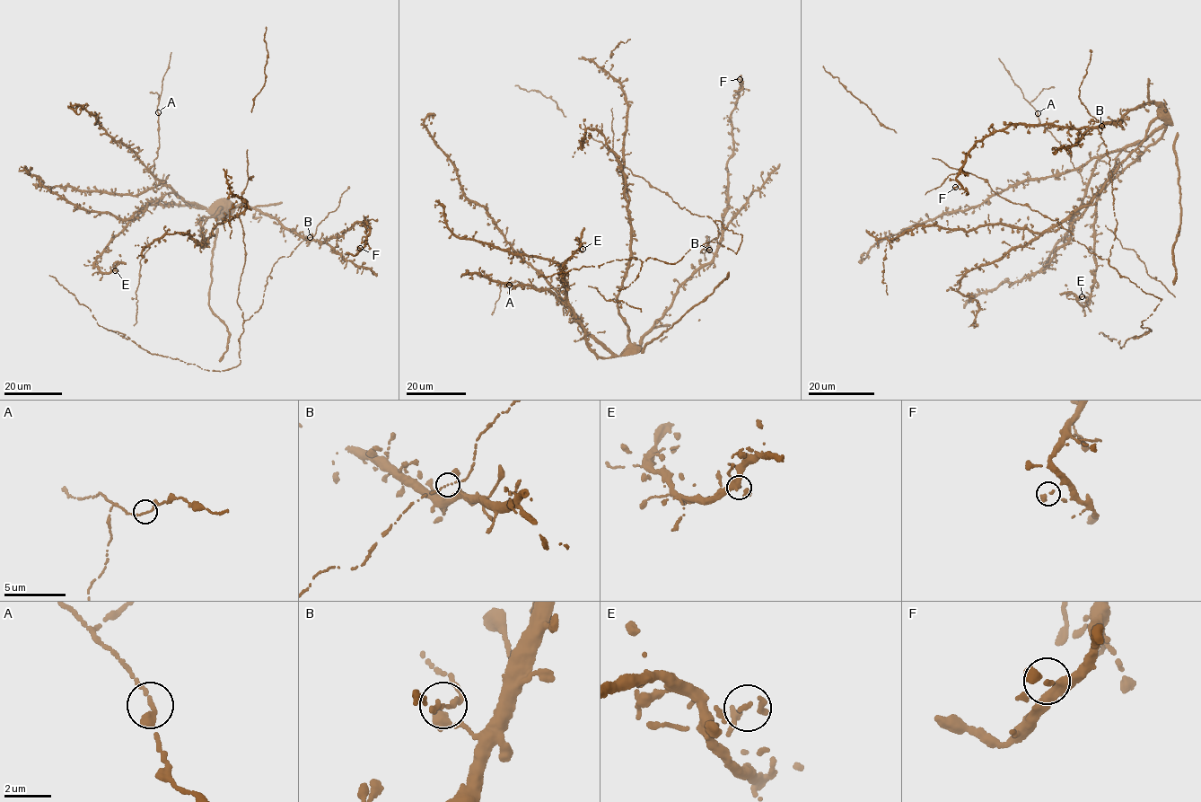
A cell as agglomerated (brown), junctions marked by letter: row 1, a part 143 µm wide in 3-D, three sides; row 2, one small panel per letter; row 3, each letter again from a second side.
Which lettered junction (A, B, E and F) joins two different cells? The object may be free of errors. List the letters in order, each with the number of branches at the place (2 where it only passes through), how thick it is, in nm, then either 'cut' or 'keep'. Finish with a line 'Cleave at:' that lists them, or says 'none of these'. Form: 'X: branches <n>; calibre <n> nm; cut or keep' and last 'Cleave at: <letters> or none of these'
A: branches 2; calibre 170 nm; keep
B: branches 2; calibre 130 nm; keep
E: branches 2; calibre 150 nm; keep
F: branches 2; calibre 140 nm; keep
Cleave at: none of these

